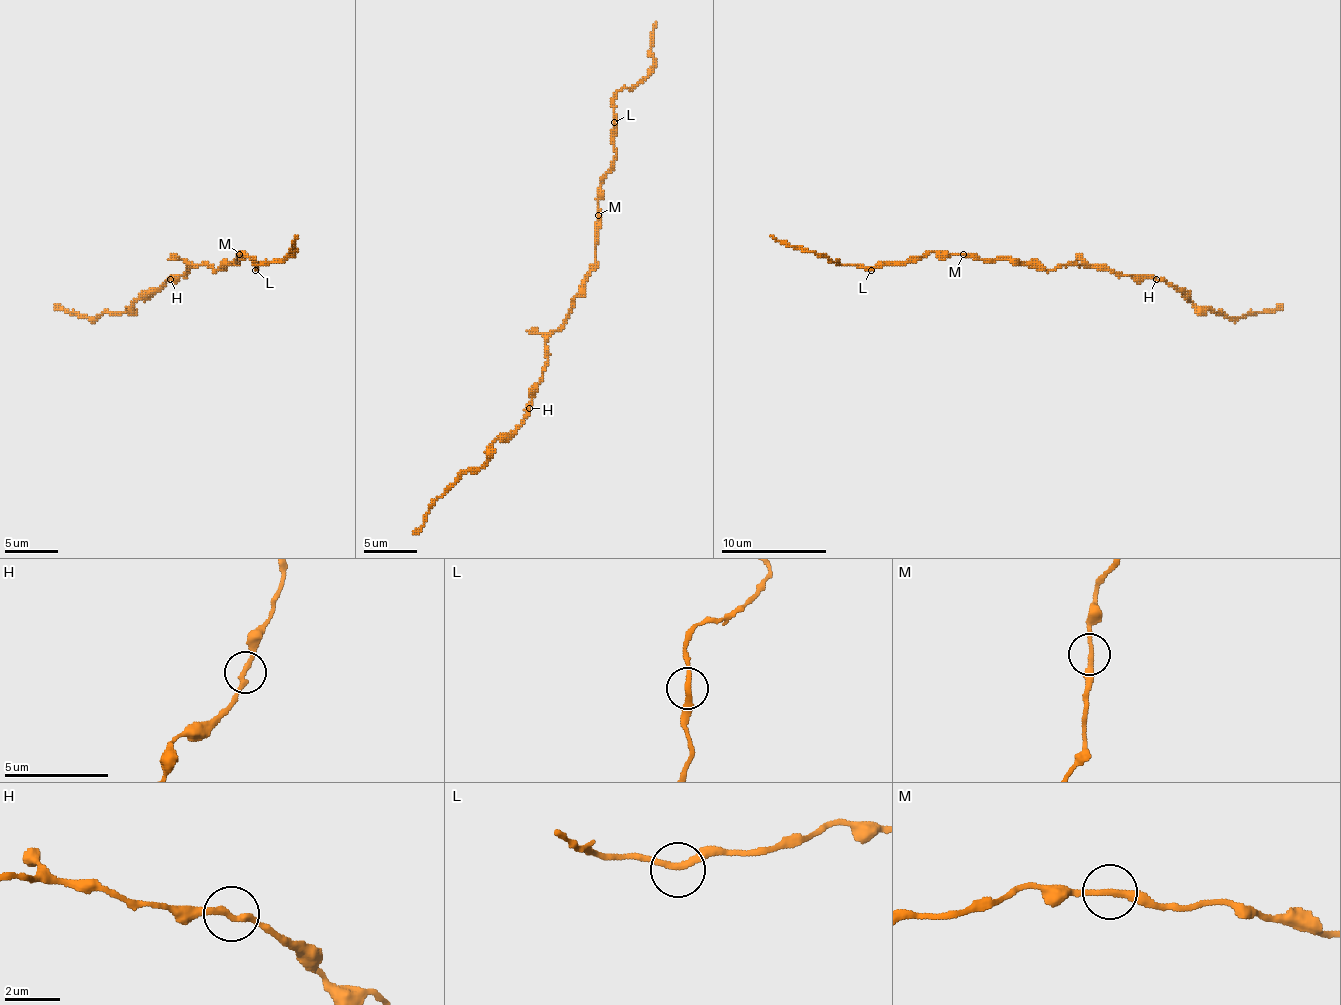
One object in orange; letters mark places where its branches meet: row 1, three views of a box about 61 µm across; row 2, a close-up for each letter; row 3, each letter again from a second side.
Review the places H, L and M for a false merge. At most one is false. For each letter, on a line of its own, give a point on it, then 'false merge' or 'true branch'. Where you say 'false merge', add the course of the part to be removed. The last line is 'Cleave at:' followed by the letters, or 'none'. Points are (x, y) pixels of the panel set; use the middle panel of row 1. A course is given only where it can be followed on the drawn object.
H: at (529, 408); true branch
L: at (614, 122); true branch
M: at (598, 215); true branch
Cleave at: none

